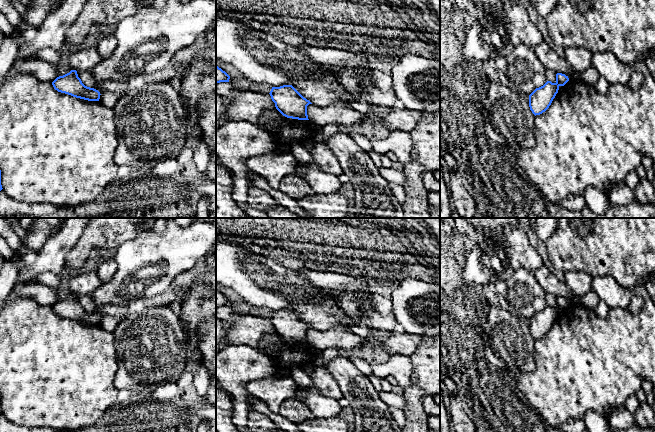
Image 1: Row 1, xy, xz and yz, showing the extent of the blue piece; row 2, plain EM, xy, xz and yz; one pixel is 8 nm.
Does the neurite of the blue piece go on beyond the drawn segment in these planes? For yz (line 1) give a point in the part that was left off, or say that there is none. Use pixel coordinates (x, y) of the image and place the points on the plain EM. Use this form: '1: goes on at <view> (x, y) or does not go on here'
1: does not go on here

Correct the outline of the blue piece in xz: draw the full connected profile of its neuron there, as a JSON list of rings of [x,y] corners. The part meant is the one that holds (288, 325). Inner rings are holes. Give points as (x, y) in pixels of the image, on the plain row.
[[[292,309],[272,311],[269,318],[275,327],[276,333],[283,340],[298,344],[309,344],[307,330],[312,327],[304,322]]]

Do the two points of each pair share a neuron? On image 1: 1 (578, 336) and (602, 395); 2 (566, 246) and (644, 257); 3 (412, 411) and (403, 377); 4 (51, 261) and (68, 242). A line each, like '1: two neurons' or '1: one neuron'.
1: one neuron
2: one neuron
3: two neurons
4: one neuron

